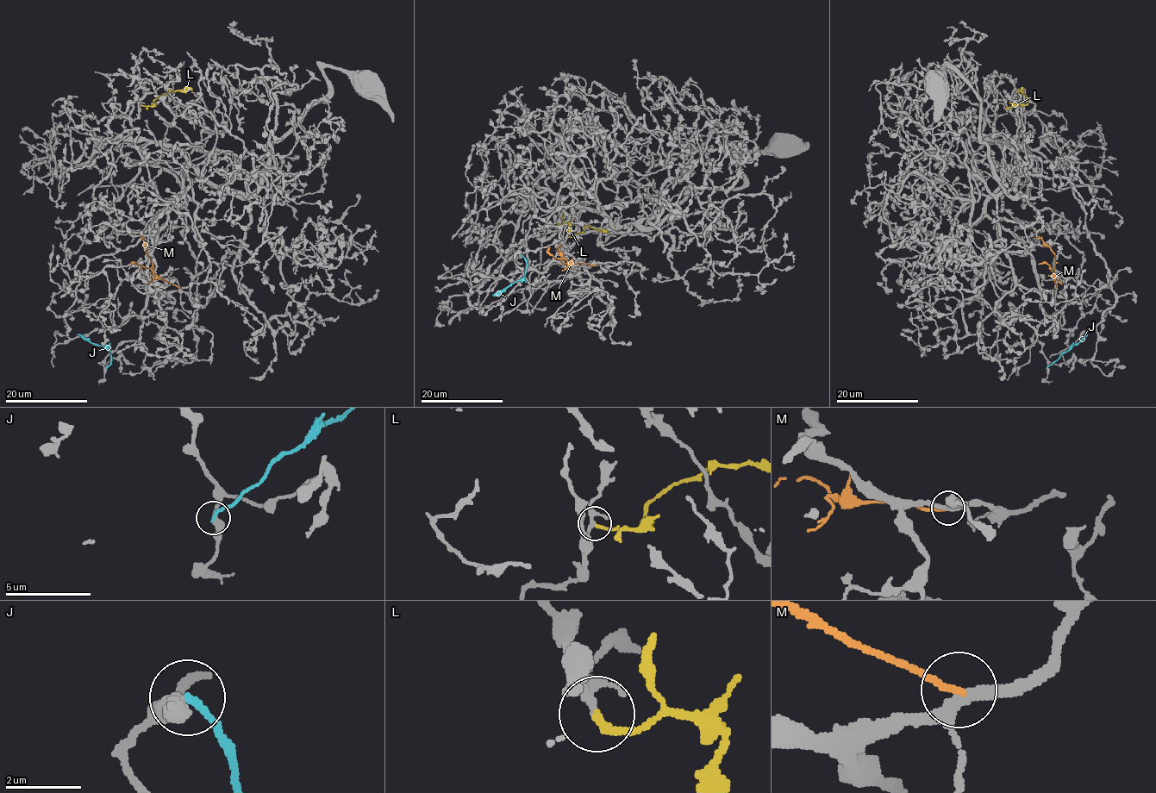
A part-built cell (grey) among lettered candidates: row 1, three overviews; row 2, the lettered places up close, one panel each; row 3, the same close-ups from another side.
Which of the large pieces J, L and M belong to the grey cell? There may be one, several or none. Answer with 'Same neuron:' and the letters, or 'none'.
Same neuron: L

